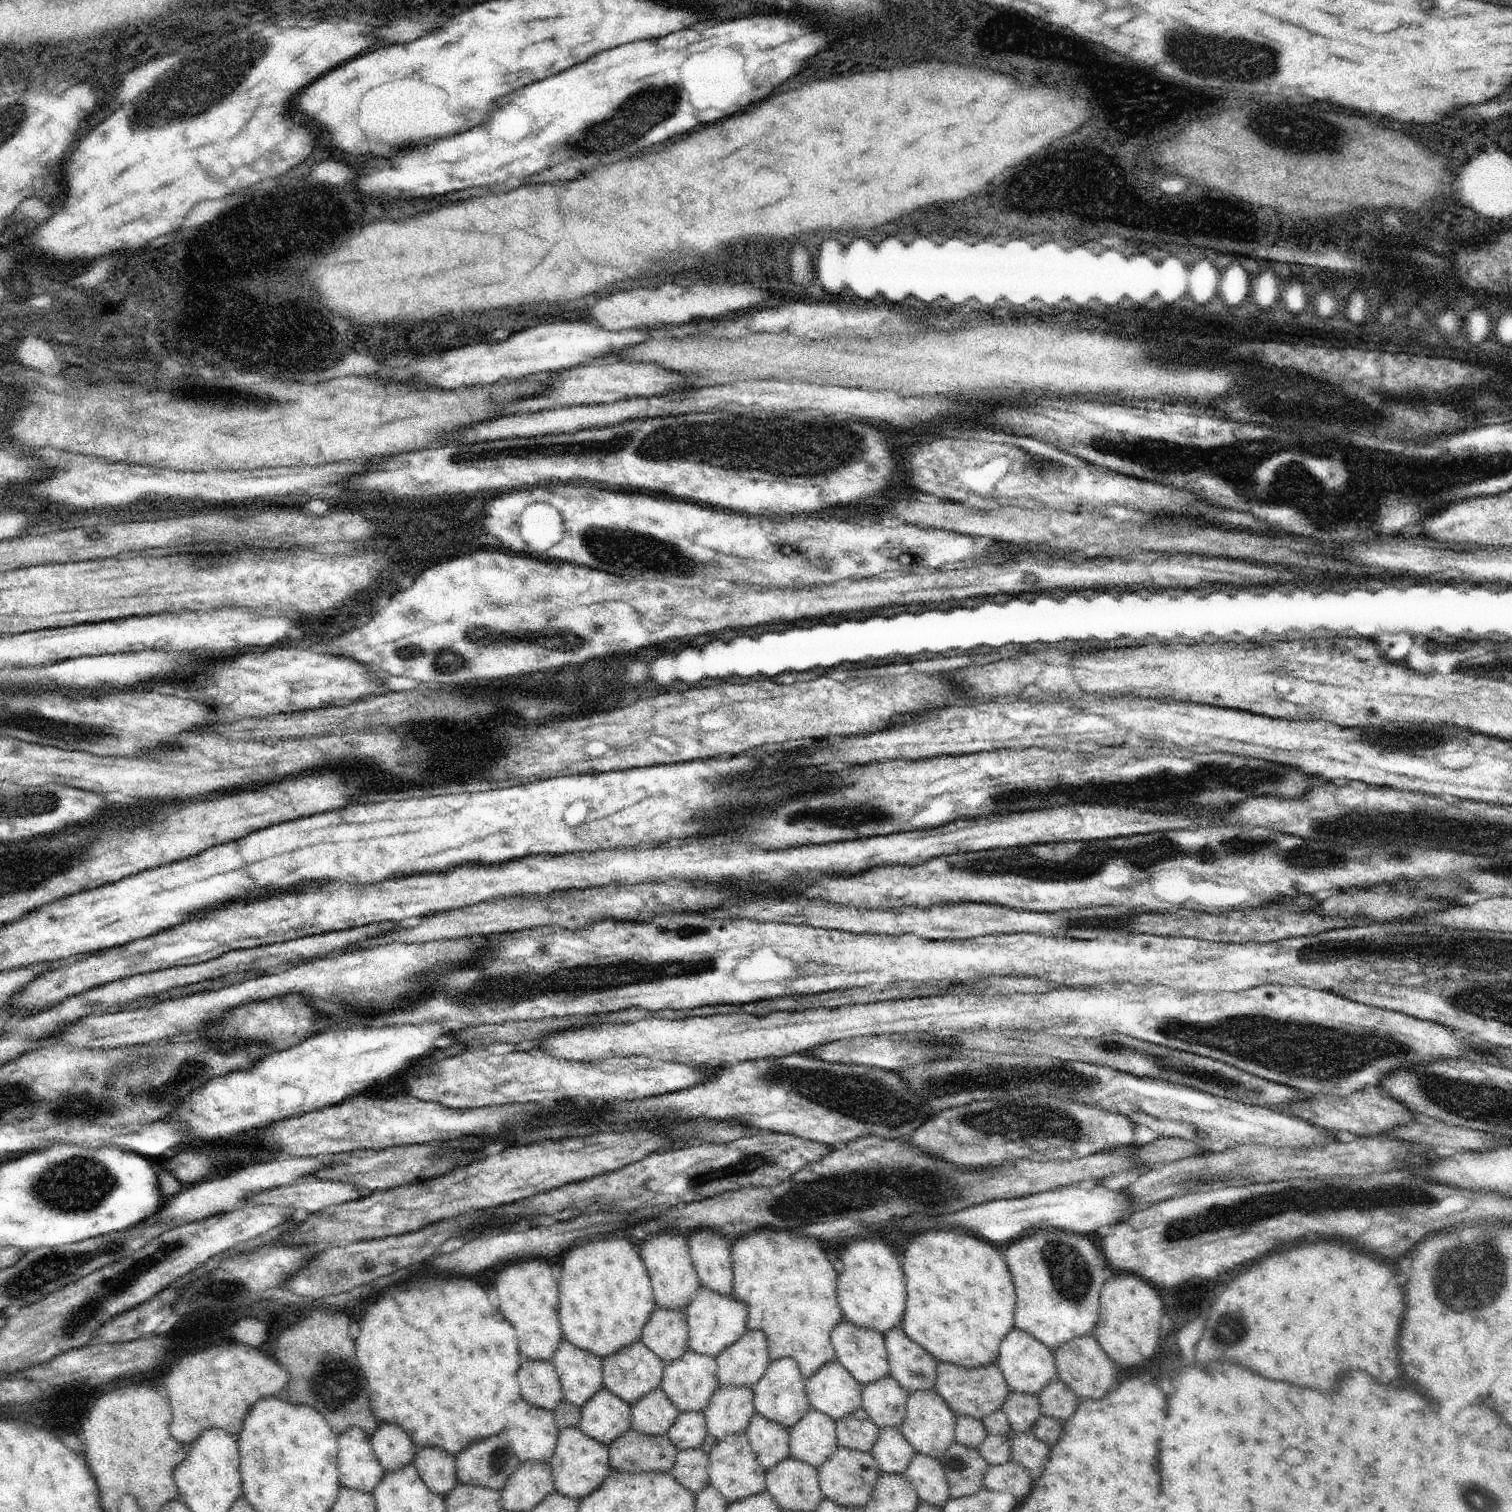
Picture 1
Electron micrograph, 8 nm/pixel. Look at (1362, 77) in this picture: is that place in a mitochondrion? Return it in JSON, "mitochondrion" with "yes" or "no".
{"mitochondrion":"no"}

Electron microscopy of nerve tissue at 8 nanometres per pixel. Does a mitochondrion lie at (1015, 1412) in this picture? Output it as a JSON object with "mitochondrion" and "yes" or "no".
{"mitochondrion":"no"}

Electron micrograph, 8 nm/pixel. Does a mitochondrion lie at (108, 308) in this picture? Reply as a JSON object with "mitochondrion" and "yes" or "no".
{"mitochondrion":"no"}

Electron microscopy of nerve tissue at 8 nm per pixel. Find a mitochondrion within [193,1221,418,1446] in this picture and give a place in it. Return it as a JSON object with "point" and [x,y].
{"point":[326,1382]}

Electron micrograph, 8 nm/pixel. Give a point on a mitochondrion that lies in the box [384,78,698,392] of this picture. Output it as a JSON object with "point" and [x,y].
{"point":[638,115]}

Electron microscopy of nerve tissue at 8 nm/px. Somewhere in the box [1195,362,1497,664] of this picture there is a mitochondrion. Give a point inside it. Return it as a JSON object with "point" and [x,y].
{"point":[1240,409]}

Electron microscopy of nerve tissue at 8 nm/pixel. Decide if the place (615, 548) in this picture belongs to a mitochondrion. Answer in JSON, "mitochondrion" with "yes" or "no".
{"mitochondrion":"yes"}

